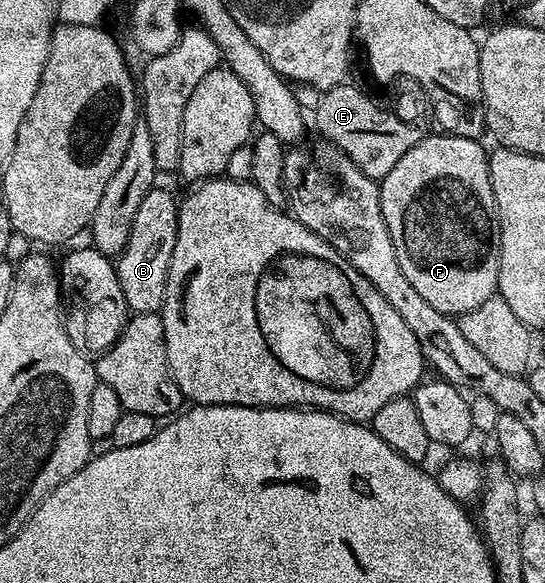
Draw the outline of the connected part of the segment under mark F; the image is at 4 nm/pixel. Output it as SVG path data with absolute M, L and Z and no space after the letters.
M432 134L418 139L391 174L380 181L381 209L407 282L444 316L459 318L475 306L483 306L497 292L501 257L501 223L497 217L495 194L489 173L489 152L480 140Z

